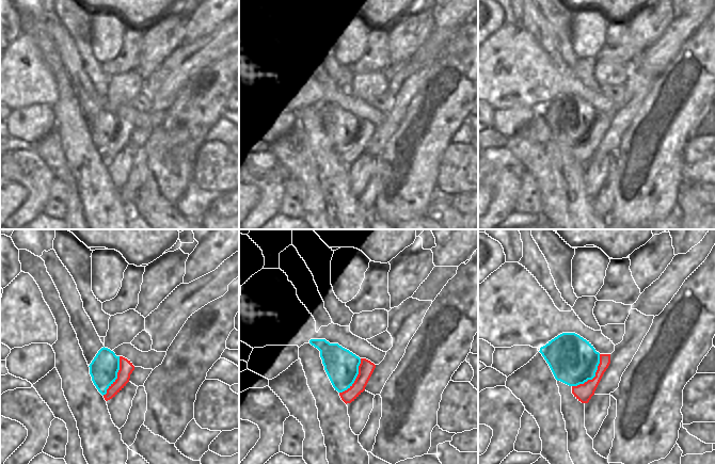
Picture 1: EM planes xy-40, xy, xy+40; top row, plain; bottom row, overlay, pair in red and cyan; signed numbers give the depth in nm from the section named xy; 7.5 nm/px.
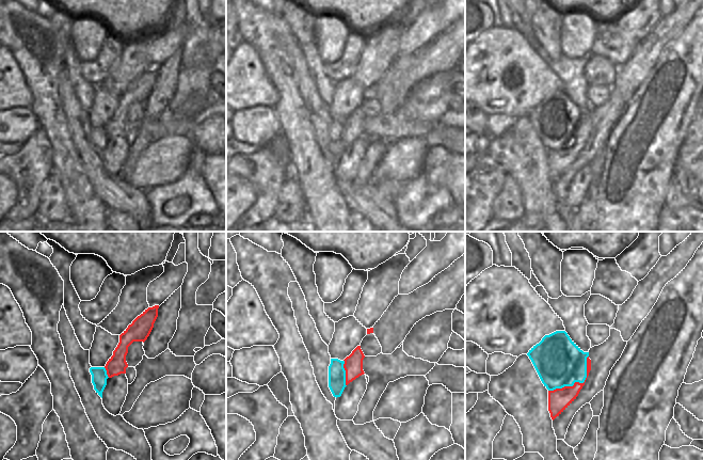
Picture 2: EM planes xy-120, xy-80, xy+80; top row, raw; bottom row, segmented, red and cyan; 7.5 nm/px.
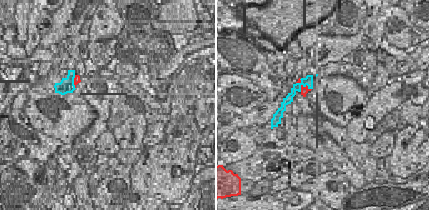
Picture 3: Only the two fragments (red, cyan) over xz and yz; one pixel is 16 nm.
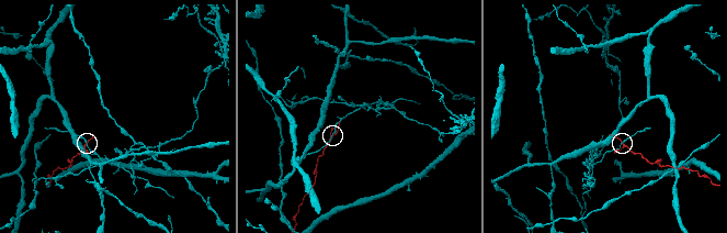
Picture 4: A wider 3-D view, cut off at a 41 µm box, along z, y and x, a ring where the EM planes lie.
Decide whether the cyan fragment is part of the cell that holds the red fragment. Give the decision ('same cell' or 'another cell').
another cell

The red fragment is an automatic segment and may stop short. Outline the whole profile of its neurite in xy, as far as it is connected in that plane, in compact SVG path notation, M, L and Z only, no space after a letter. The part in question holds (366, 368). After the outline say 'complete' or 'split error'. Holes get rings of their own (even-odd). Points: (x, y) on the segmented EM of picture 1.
M361 358L359 374L354 383L345 391L339 393L341 400L347 404L354 401L364 390L376 368L376 365L366 358Z | complete

